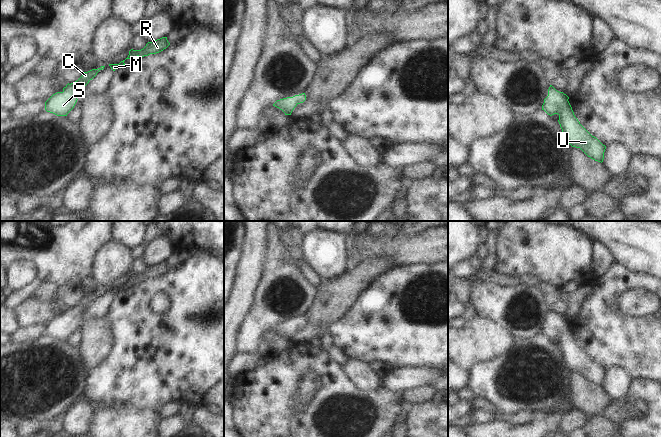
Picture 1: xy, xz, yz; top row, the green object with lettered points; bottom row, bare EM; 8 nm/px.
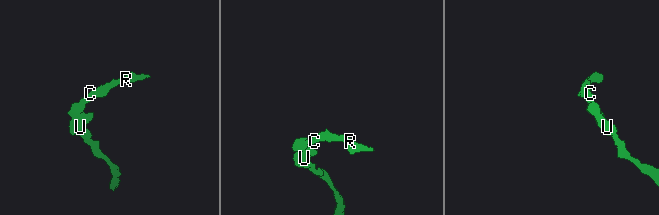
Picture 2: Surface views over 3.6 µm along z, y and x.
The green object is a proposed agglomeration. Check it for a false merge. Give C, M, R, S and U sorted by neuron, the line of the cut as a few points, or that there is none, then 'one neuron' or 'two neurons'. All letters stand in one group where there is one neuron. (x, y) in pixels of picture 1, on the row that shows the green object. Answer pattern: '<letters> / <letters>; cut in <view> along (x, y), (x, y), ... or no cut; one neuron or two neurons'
C M R S U; no cut; one neuron

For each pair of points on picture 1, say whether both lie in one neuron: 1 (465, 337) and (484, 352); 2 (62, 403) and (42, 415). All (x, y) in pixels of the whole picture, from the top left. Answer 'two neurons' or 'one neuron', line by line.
1: one neuron
2: one neuron

